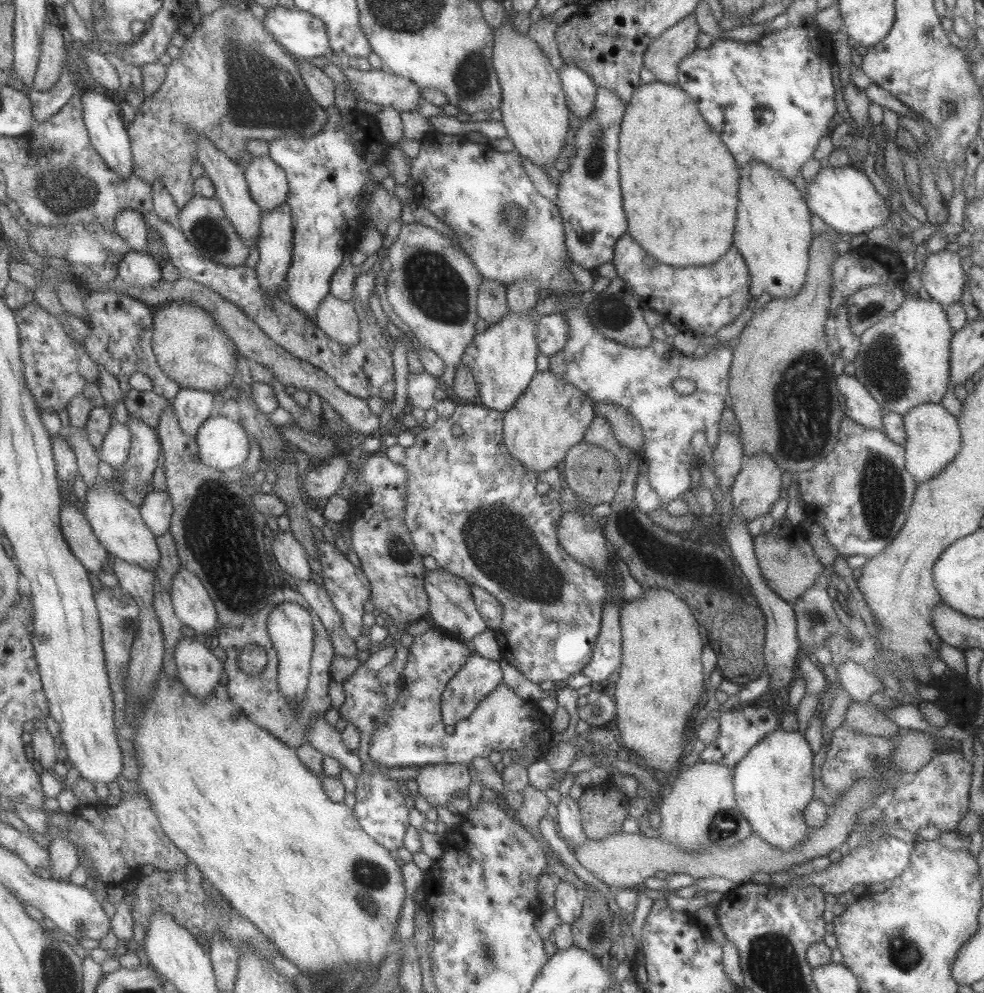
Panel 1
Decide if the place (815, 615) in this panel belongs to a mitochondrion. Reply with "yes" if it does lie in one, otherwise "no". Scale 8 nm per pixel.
yes

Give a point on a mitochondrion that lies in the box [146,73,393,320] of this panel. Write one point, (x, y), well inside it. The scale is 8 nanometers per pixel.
(208, 233)

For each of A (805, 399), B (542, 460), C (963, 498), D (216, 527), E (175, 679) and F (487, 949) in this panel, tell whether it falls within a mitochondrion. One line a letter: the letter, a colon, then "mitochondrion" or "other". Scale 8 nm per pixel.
A: mitochondrion
B: other
C: other
D: mitochondrion
E: other
F: mitochondrion

